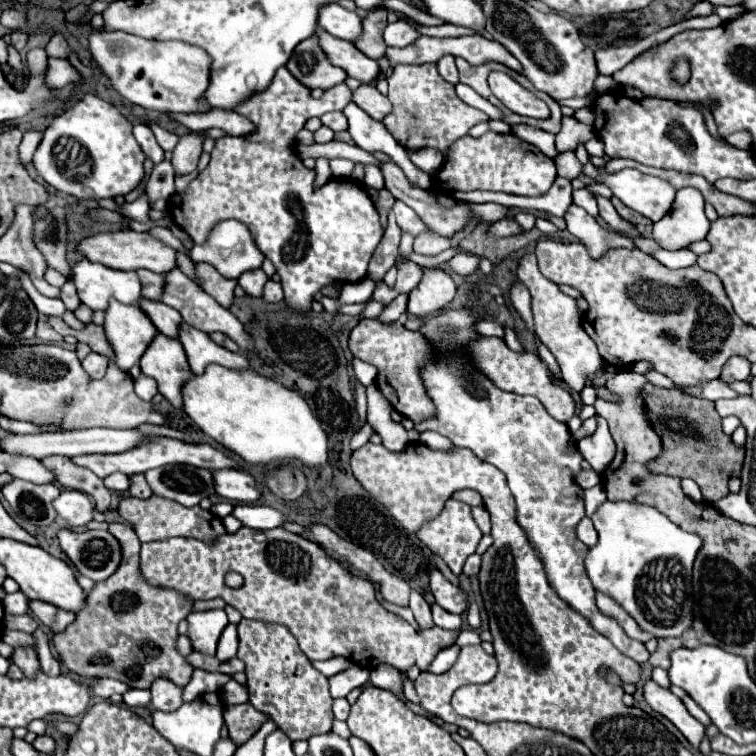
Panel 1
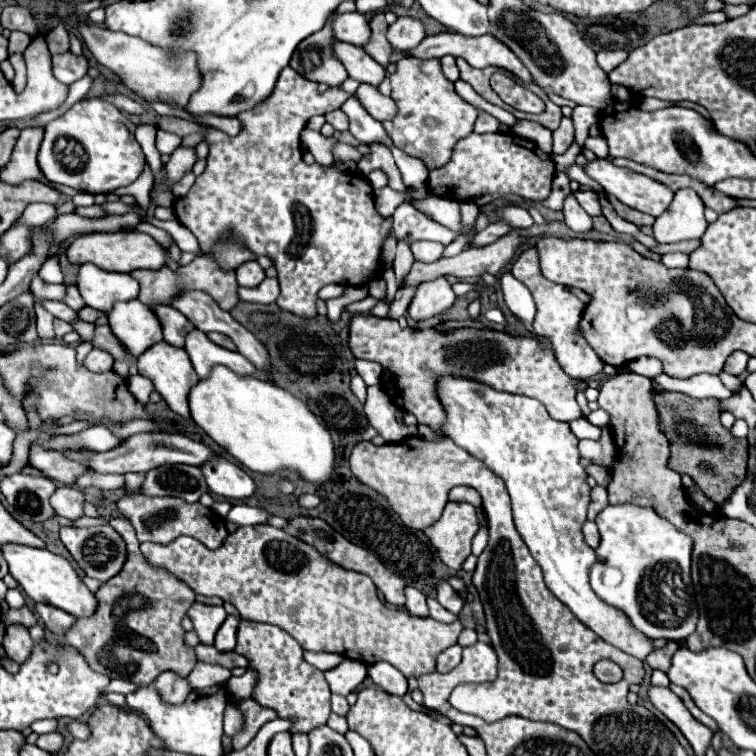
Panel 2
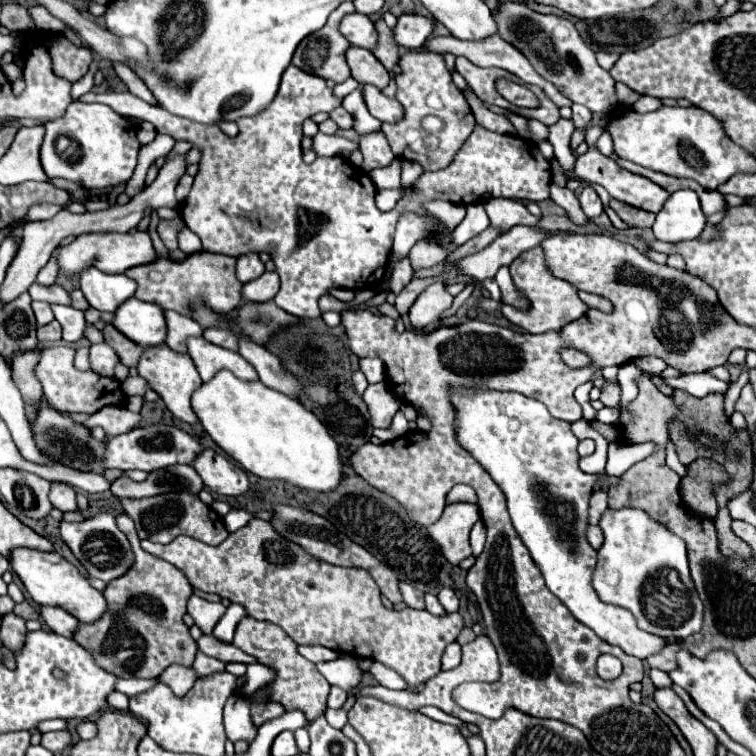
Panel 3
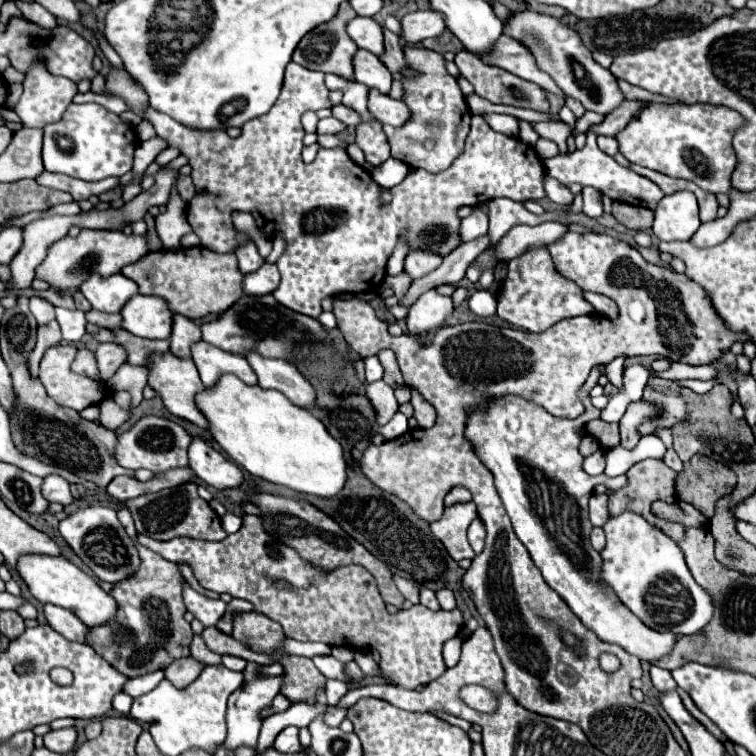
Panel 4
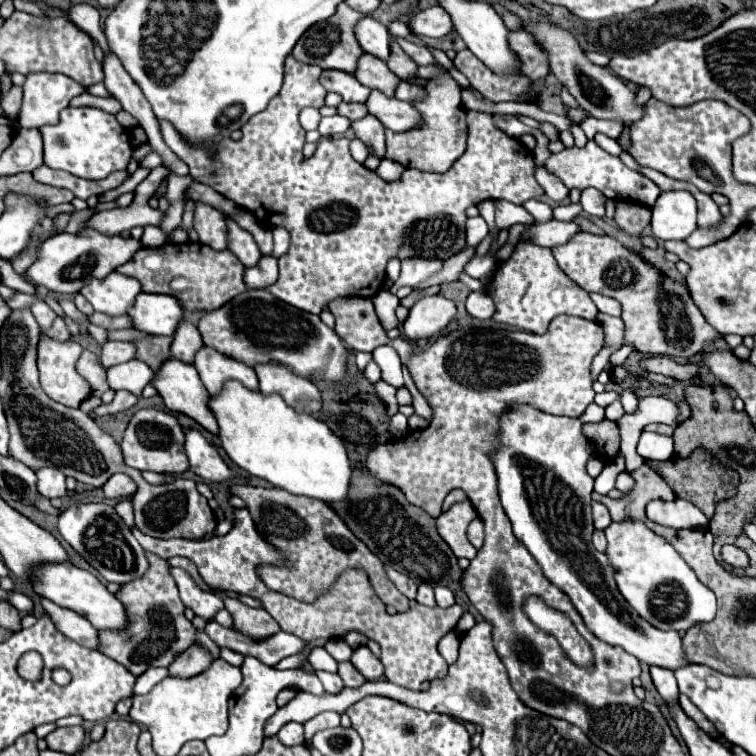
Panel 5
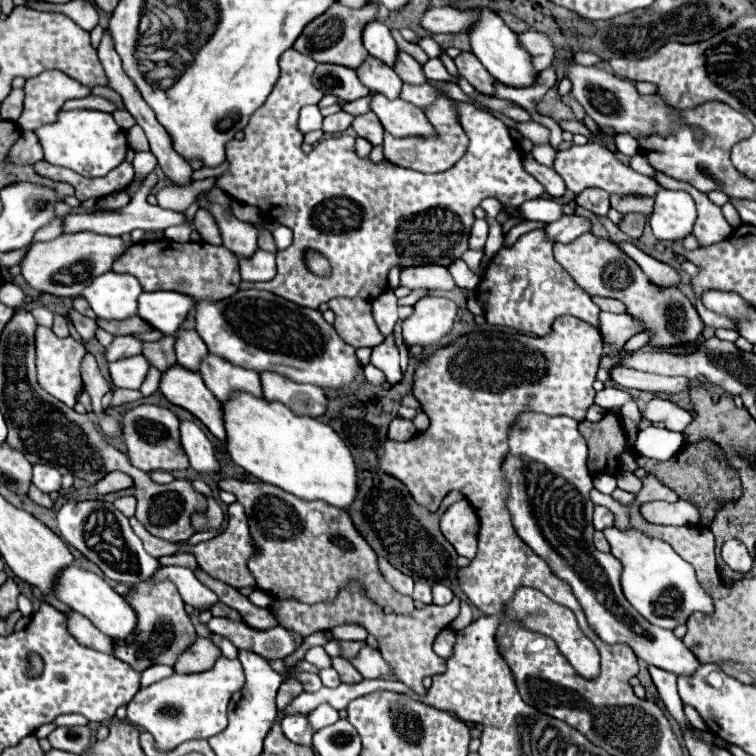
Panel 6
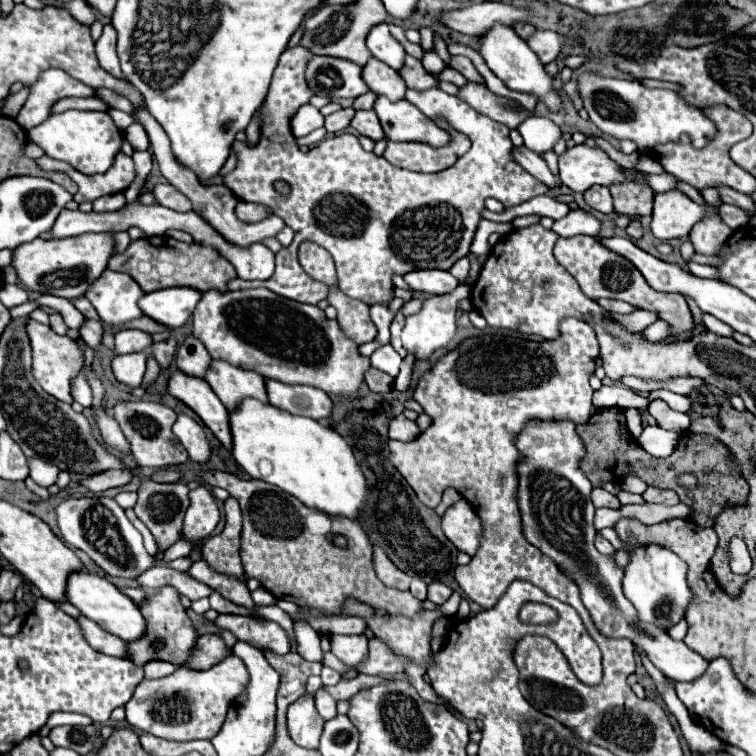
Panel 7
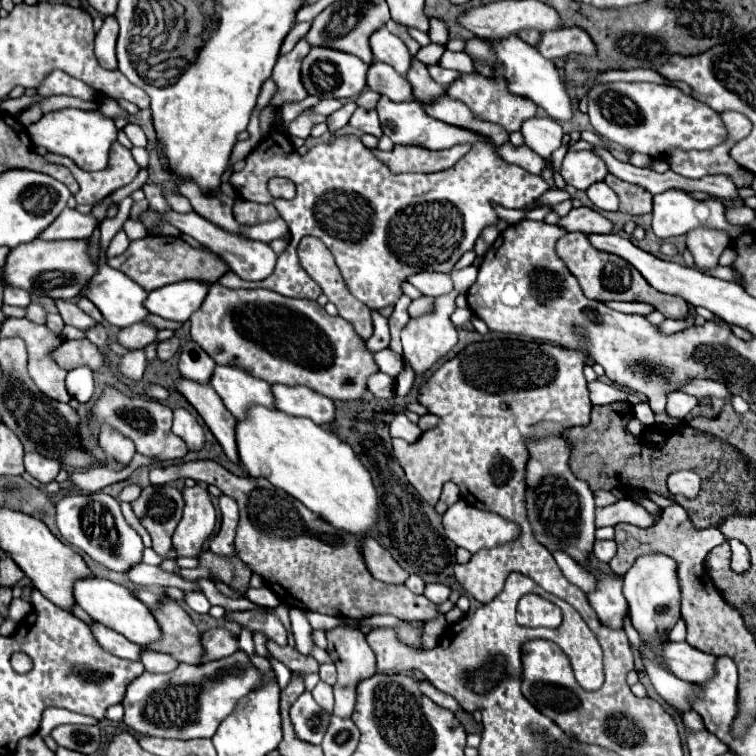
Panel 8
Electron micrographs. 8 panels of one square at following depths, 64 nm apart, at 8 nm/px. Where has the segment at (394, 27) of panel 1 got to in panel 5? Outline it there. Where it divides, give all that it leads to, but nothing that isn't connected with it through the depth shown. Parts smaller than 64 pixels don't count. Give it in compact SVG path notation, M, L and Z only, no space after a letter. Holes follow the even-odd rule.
M432 6L432 8L416 12L408 20L408 28L416 36L440 38L440 36L446 36L448 32L452 32L452 20L446 10L442 10L440 6Z

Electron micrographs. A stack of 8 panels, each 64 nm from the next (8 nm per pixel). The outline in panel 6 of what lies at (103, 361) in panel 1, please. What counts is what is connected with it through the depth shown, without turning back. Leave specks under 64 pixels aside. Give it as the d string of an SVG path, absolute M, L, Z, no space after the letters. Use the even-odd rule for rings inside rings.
M116 336L114 342L106 348L106 360L116 362L122 358L130 358L142 352L142 342L134 336Z

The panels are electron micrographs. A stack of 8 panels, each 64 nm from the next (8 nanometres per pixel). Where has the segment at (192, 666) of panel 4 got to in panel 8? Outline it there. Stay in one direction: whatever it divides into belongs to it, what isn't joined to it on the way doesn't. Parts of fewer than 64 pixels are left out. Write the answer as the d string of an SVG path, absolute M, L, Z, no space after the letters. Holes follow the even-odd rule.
M212 628L202 634L202 648L204 648L204 660L200 662L206 664L212 660L220 660L228 654L234 654L238 642L226 628Z

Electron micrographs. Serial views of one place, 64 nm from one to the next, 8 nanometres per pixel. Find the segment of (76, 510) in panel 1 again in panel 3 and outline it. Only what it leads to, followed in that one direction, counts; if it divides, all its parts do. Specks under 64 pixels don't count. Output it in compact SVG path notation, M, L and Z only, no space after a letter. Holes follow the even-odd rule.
M52 482L50 502L52 502L52 506L58 508L60 512L74 512L74 510L78 510L78 504L76 504L76 490L74 490L70 484Z

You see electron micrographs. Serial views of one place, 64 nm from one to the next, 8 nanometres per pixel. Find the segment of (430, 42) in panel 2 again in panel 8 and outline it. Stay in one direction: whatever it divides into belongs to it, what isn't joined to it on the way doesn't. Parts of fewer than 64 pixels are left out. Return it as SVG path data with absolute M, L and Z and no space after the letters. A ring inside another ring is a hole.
M564 28L564 30L556 30L556 32L542 32L536 48L548 60L564 58L568 54L596 56L596 48L594 48L592 38L580 28Z

